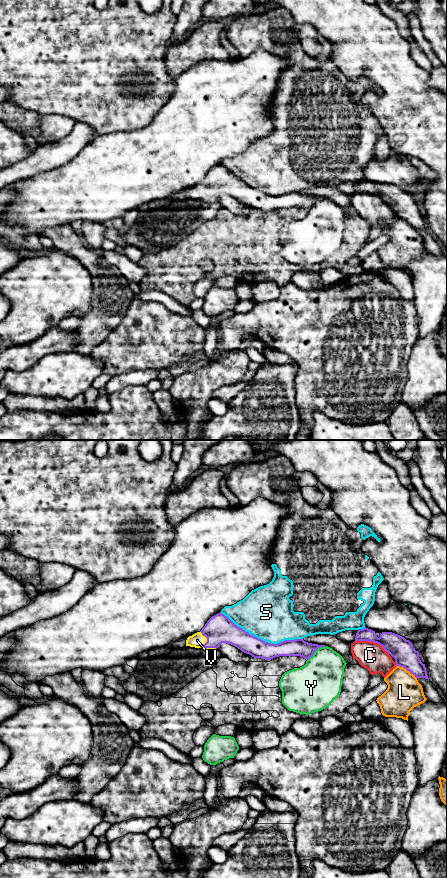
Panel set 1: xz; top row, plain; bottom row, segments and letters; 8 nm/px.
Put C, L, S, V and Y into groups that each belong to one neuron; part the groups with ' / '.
C / L / S / V / Y

